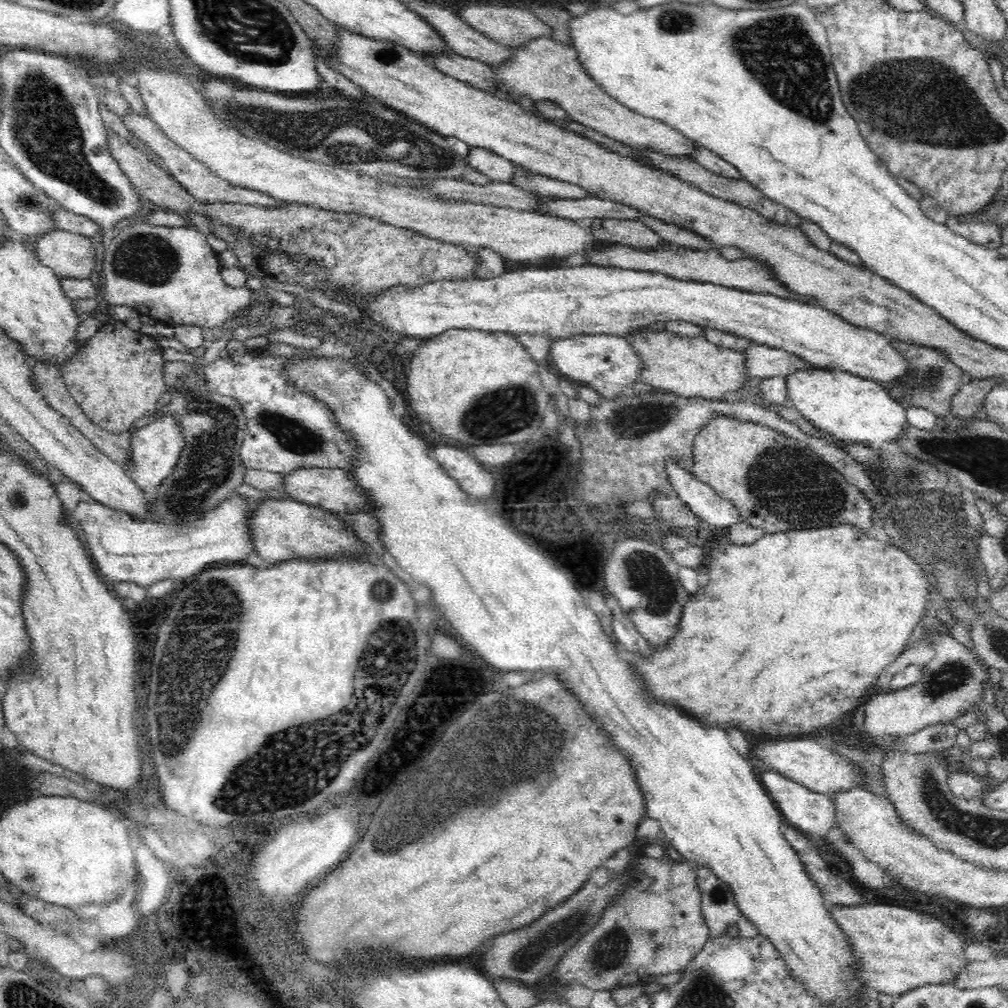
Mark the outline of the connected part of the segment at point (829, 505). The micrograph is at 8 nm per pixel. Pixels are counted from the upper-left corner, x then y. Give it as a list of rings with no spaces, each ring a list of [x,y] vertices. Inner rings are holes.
[[[728,415],[714,417],[696,435],[693,444],[692,473],[709,484],[720,497],[732,501],[740,511],[742,522],[766,533],[806,530],[822,526],[851,524],[868,532],[876,516],[864,493],[852,486],[843,474],[812,452],[810,445],[784,435],[770,427],[752,421],[742,421]]]

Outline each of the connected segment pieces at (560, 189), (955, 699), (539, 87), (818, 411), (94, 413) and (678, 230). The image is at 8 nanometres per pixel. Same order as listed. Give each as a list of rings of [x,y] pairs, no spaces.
[[[516,166],[514,176],[510,182],[512,185],[520,186],[532,191],[543,198],[560,198],[560,199],[584,199],[590,196],[581,186],[562,182],[548,176],[537,173],[528,173],[526,169]]]
[[[939,634],[933,644],[935,655],[923,668],[924,678],[912,686],[900,690],[884,692],[884,694],[874,694],[869,697],[863,708],[865,710],[864,726],[862,730],[869,736],[896,735],[904,736],[914,734],[923,728],[938,723],[946,723],[975,710],[975,707],[982,702],[984,686],[990,682],[990,674],[984,665],[980,664],[977,653],[968,649],[964,644],[954,639],[952,635]]]
[[[554,37],[536,38],[524,46],[512,49],[512,58],[494,69],[497,88],[502,99],[516,102],[528,96],[531,100],[550,100],[556,102],[568,113],[568,118],[583,126],[592,128],[604,136],[622,142],[626,146],[651,148],[656,152],[672,156],[692,156],[696,143],[680,135],[674,128],[661,120],[642,116],[623,106],[609,96],[584,70],[579,62],[578,51],[574,47],[556,40]]]
[[[804,369],[788,376],[760,381],[759,388],[769,403],[789,403],[818,429],[842,441],[862,442],[880,450],[884,442],[896,442],[908,426],[903,405],[896,402],[878,382],[836,369]]]
[[[109,319],[60,370],[68,392],[90,420],[108,432],[121,433],[154,412],[167,391],[162,352],[149,329],[134,331],[122,321]]]
[[[650,216],[638,218],[638,221],[656,231],[656,234],[668,243],[674,243],[680,247],[692,248],[693,250],[700,249],[707,251],[708,249],[717,248],[712,241],[708,241],[701,234],[688,231],[678,225],[673,225]]]

